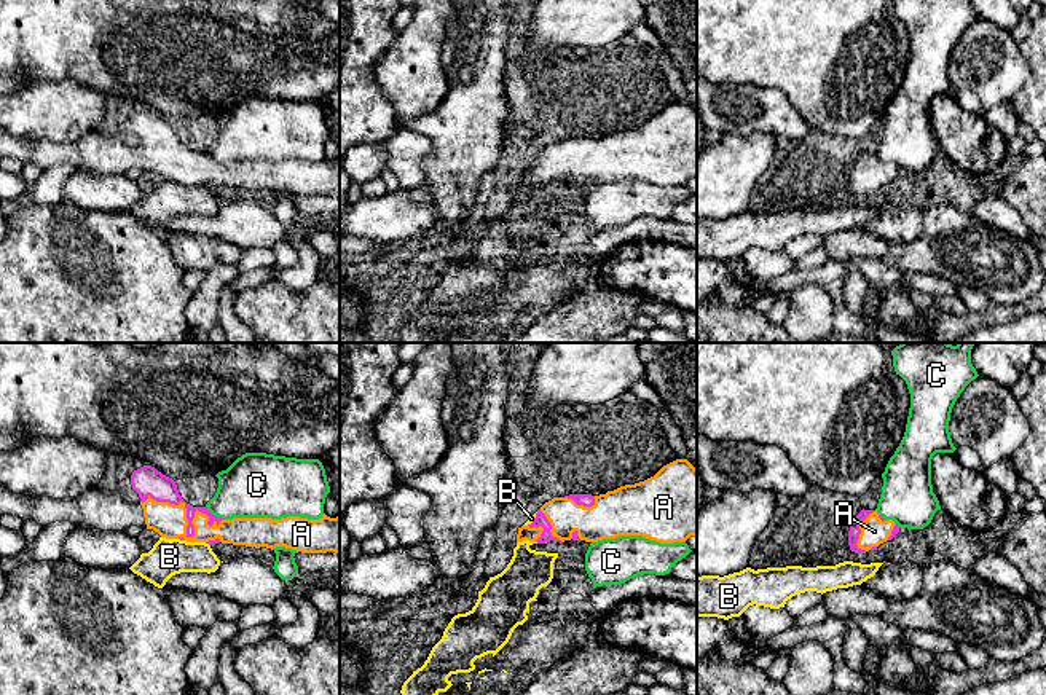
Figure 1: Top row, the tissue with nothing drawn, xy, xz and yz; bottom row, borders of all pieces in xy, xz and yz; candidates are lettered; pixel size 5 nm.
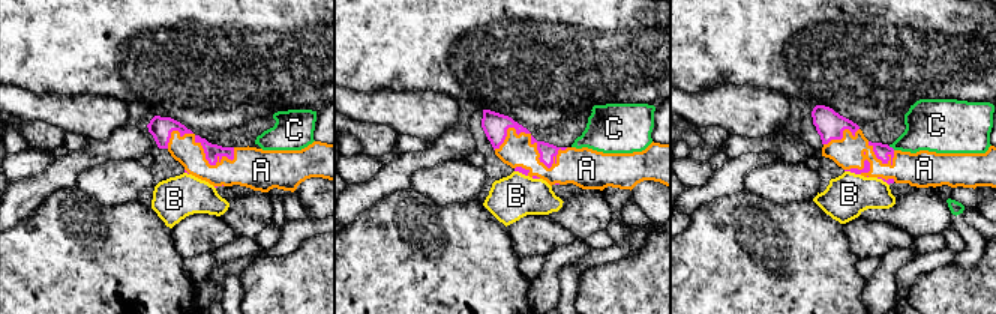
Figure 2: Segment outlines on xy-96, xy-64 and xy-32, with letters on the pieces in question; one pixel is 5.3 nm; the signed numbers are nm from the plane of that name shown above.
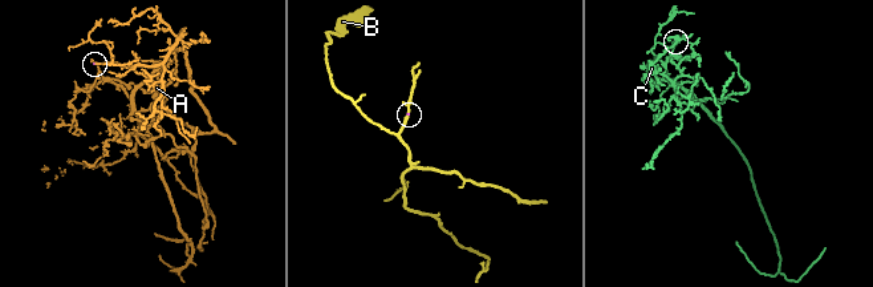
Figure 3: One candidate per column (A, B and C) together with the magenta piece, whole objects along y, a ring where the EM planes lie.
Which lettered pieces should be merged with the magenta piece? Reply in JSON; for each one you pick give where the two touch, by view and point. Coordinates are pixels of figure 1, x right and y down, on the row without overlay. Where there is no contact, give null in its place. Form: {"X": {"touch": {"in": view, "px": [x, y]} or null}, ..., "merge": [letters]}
{"A": {"touch": {"in": "xy", "px": [187, 157]}}, "merge": ["A"]}

